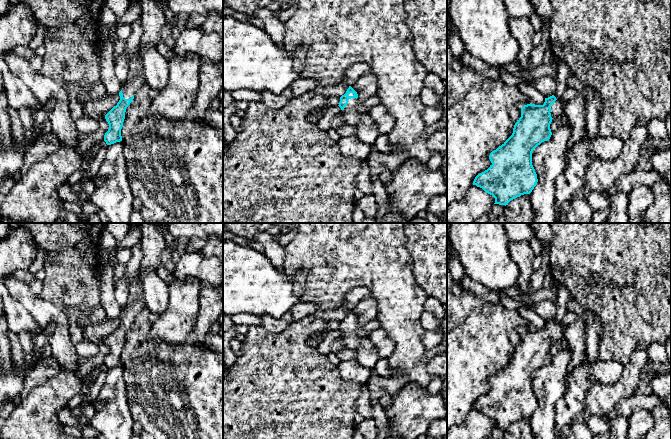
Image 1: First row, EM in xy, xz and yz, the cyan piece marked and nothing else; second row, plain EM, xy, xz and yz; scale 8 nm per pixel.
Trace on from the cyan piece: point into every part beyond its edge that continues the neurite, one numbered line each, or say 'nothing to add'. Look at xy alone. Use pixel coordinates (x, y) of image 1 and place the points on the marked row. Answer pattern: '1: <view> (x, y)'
1: xy (129, 89)

